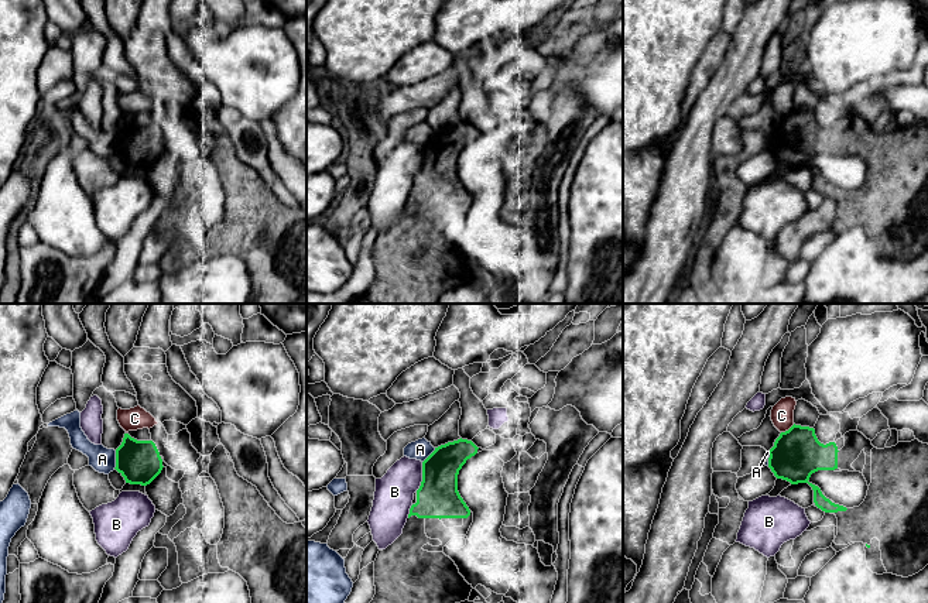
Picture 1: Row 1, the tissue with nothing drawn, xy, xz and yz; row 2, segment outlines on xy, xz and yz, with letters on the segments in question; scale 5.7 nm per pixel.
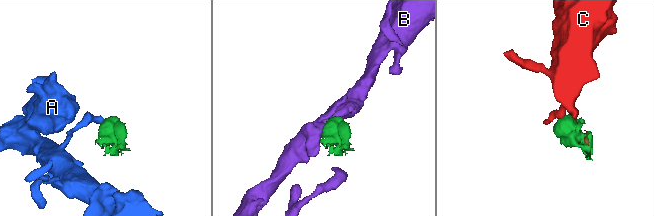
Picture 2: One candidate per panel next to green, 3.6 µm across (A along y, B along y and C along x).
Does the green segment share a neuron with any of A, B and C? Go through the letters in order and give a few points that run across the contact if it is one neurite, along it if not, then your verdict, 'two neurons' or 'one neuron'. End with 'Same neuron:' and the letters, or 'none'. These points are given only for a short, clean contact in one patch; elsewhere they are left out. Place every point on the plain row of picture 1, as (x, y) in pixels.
A: line xy (116, 134), (116, 148), (113, 151); two neurons
B: two neurons
C: line yz (794, 108), (781, 116); two neurons
Same neuron: none

